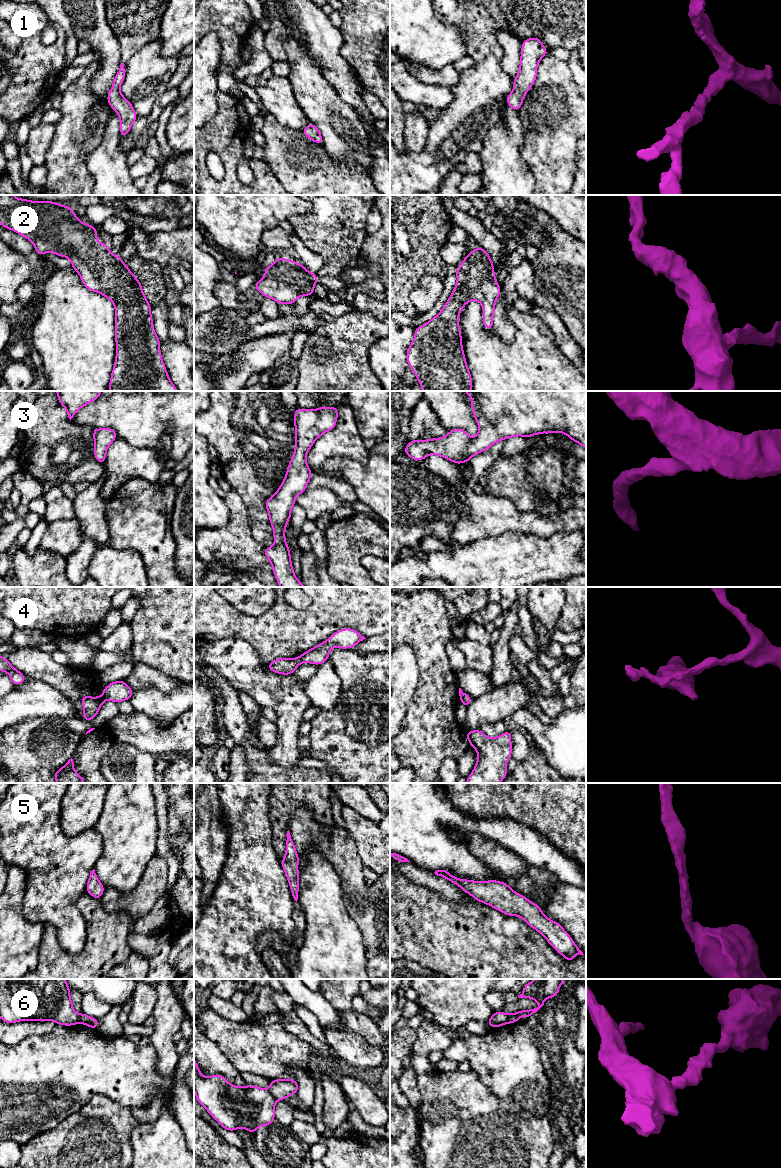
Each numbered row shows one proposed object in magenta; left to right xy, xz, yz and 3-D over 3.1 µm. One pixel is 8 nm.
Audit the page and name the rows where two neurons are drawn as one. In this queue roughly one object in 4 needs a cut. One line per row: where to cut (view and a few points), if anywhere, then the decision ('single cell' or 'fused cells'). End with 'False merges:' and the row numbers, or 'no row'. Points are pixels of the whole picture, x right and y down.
1: cut none; single cell
2: cut none; single cell
3: cut none; single cell
4: cut xy (102, 694), (105, 699); fused cells
5: cut none; single cell
6: cut xz (267, 1090), (276, 1100); fused cells
False merges: 4, 6

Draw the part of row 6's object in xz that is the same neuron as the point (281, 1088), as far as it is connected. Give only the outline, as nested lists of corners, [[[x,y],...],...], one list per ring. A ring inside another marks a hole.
[[[294,1079],[270,1080],[269,1092],[276,1100],[285,1100],[287,1097],[297,1093],[299,1085]]]

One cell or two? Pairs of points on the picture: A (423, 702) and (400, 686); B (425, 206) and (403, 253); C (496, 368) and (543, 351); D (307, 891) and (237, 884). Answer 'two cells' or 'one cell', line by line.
A: two cells
B: two cells
C: one cell
D: two cells

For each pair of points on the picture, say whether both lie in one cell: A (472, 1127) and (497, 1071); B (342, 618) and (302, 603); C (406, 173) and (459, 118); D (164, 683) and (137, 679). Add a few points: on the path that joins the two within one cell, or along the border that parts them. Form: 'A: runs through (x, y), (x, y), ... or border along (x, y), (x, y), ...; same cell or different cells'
A: border along (474, 1071), (499, 1099), (503, 1108); different cells
B: border along (312, 600), (302, 609), (292, 608), (286, 602); different cells
C: runs through (420, 161), (449, 132); same cell
D: runs through (157, 679), (144, 679); same cell

